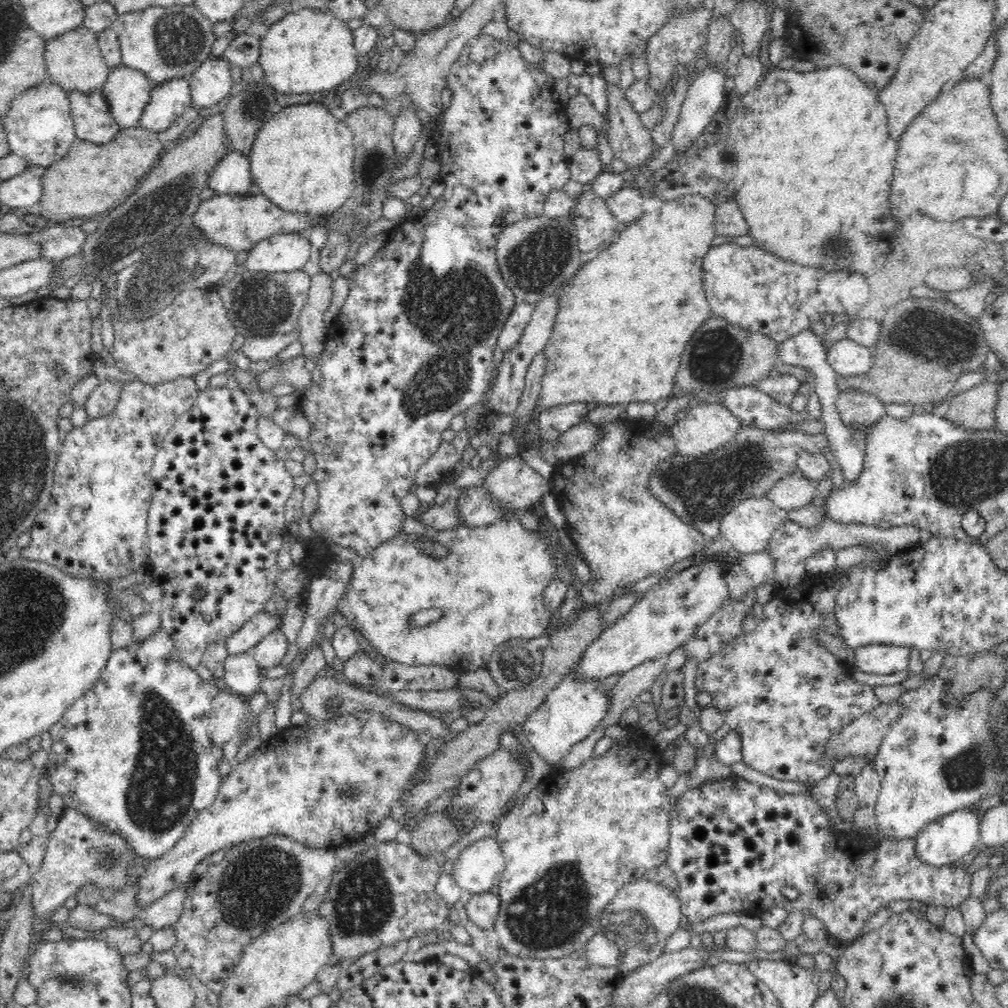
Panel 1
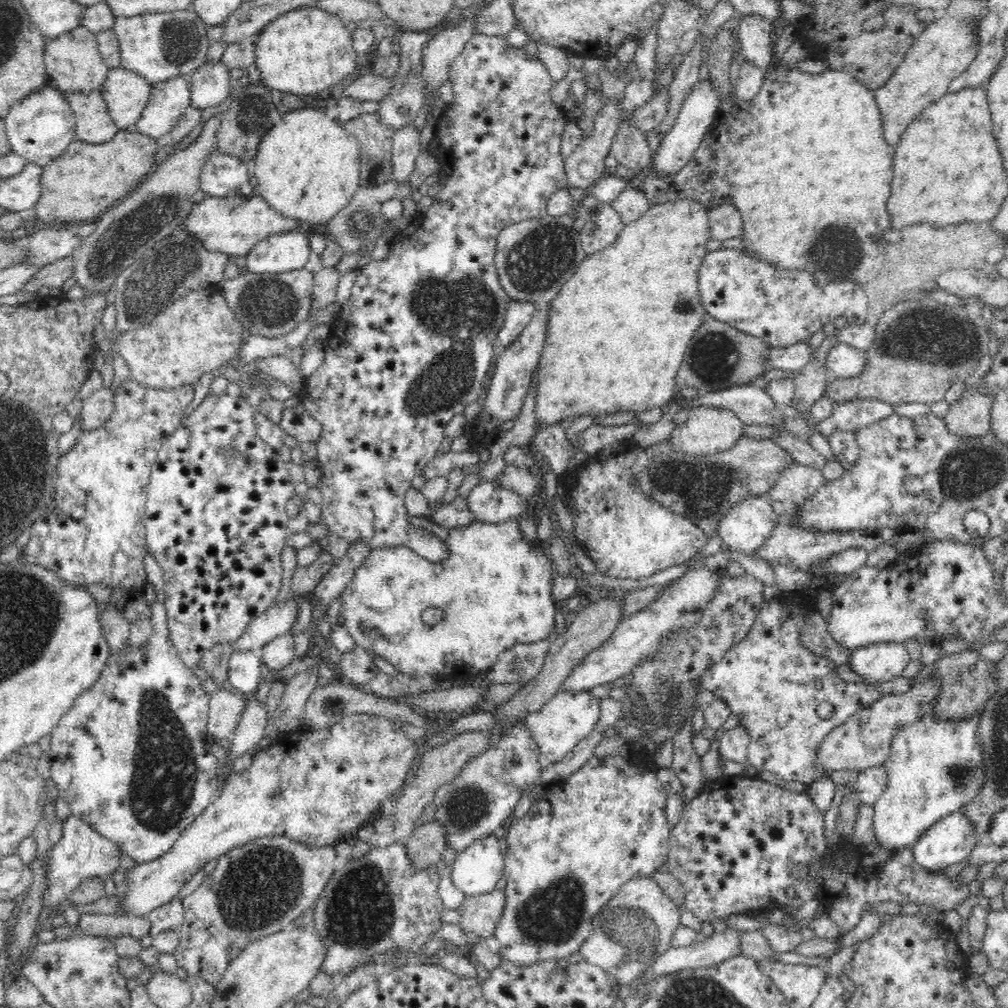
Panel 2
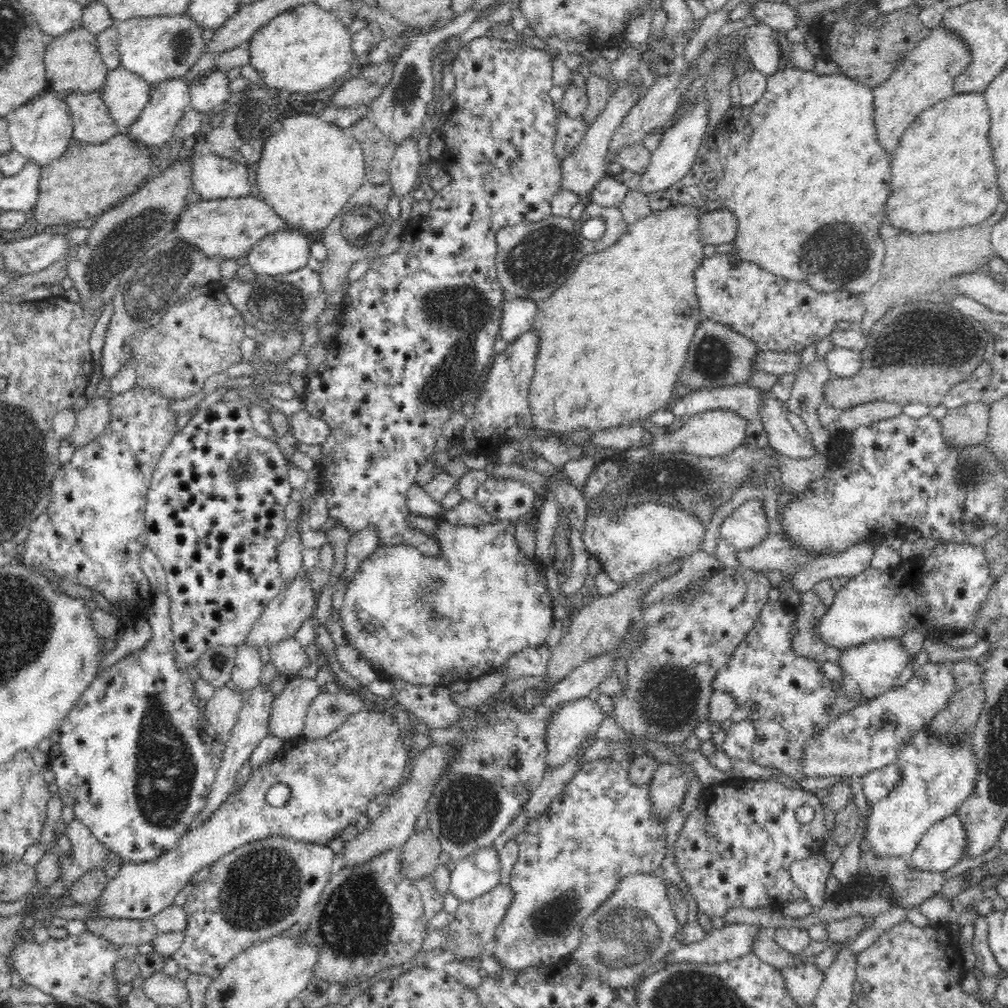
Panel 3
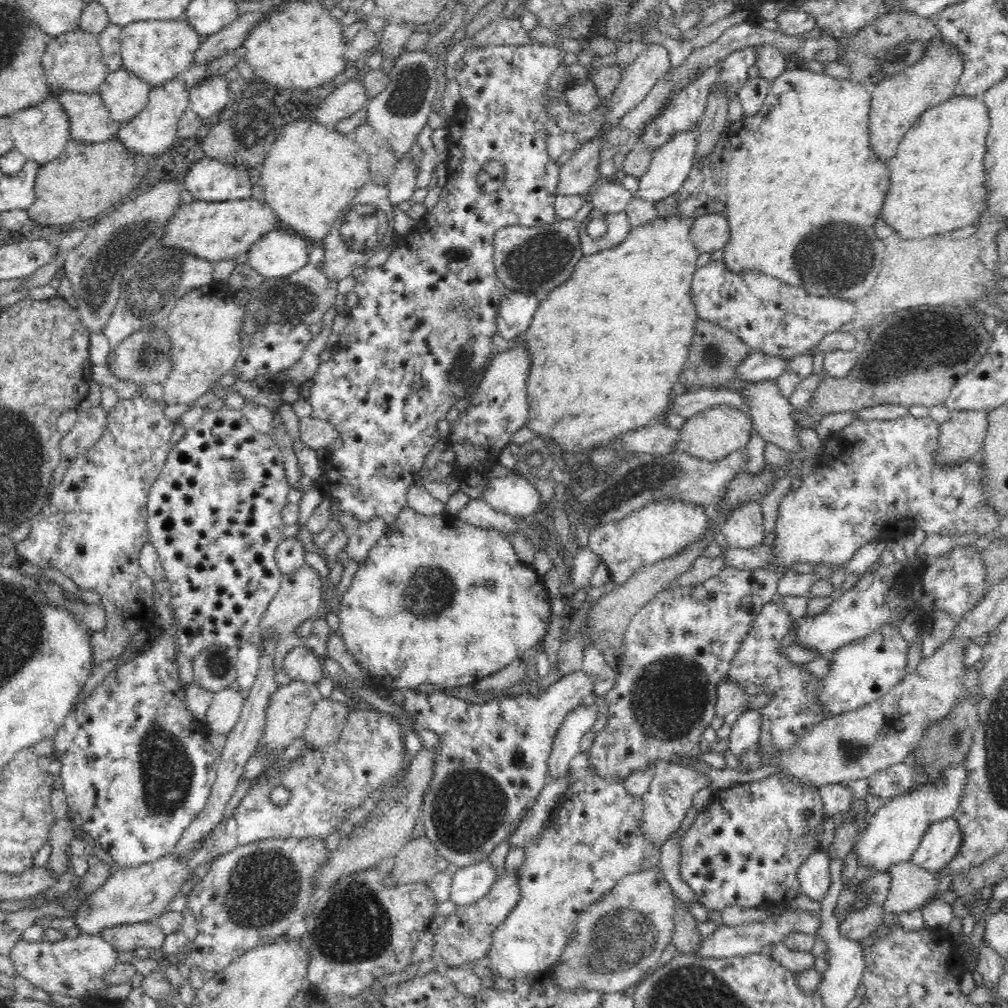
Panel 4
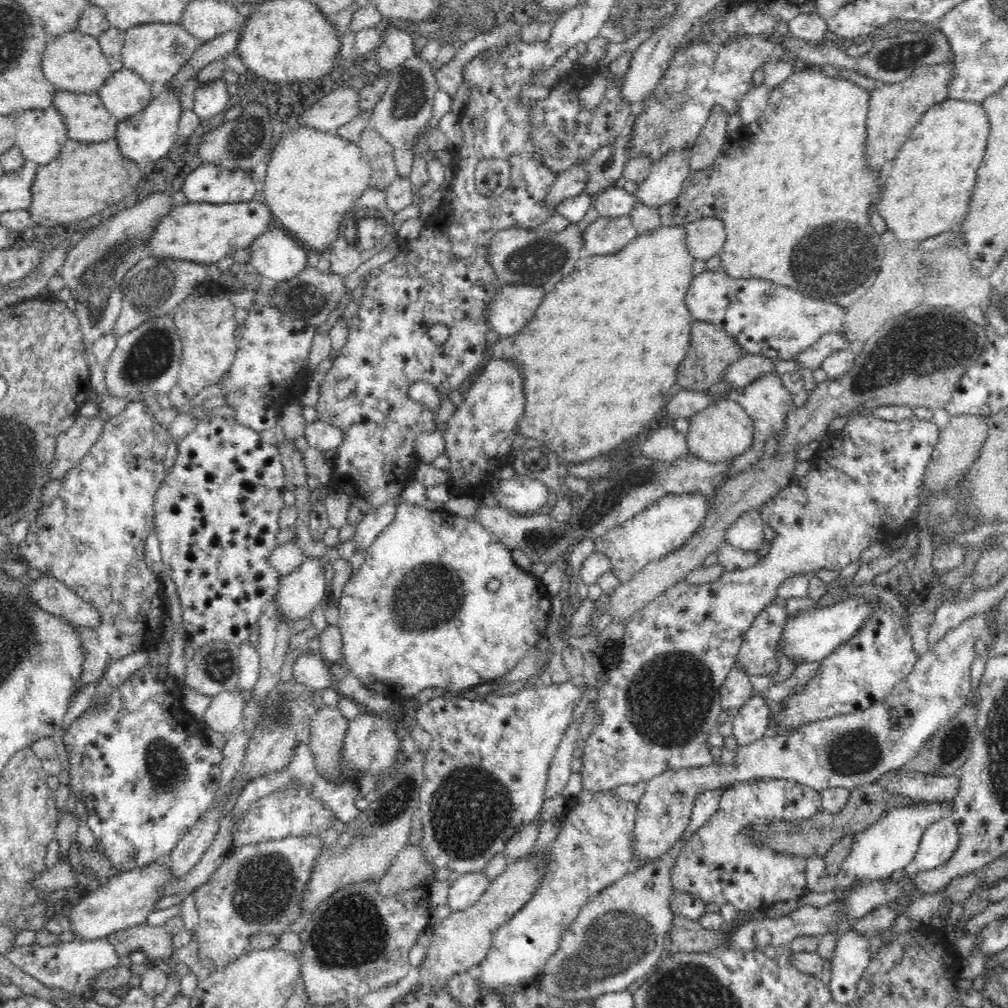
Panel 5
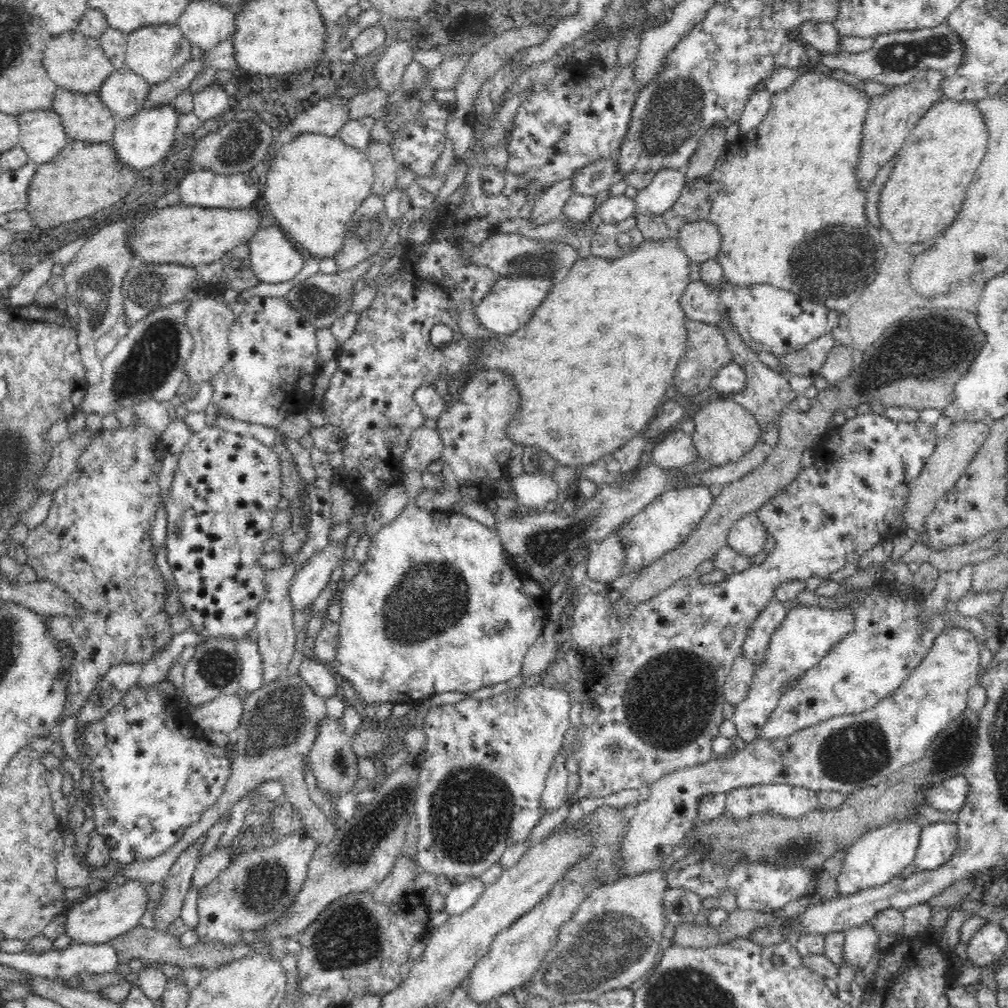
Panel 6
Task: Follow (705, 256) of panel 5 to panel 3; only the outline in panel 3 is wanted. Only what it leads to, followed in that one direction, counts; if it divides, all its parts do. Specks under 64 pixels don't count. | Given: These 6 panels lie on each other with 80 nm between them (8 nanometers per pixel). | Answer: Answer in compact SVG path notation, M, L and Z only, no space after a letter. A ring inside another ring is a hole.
M728 208L716 209L700 216L700 241L720 246L734 241L738 221Z

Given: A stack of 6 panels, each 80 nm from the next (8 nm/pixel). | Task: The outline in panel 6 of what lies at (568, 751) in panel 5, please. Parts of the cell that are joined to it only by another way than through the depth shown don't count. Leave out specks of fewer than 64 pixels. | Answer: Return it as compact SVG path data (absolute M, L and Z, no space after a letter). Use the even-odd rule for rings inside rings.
M563 747L558 751L552 766L550 767L548 778L545 782L545 789L540 800L543 813L546 811L558 810L561 804L567 800L567 786L569 782L569 772L566 768L566 752Z

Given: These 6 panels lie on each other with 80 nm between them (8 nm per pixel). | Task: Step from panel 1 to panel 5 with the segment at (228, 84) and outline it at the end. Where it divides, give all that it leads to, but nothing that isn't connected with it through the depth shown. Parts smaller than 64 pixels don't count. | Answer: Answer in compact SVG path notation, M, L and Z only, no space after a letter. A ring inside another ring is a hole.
M220 78L200 85L194 92L193 112L205 121L226 110L231 96L228 93L228 84Z

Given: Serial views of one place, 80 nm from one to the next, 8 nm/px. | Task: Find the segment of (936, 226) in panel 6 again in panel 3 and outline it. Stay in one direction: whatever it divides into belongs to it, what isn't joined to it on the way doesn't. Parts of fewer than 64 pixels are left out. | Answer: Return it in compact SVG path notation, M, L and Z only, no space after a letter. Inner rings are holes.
M982 92L958 93L928 107L910 124L892 158L892 194L886 206L894 228L922 232L946 232L973 226L992 216L1001 203L996 164L990 150L990 111Z

